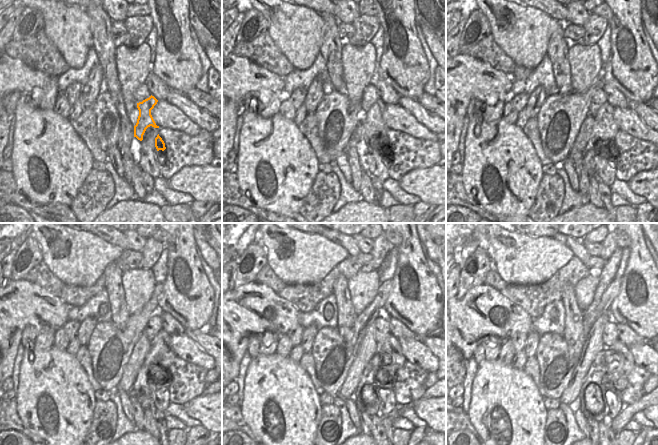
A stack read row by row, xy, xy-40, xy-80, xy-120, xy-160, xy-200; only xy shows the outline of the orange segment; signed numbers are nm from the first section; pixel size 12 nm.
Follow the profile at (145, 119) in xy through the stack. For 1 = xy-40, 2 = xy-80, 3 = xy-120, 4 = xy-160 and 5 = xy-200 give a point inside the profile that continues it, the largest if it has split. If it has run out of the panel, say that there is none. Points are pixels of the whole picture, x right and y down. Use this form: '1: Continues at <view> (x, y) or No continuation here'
1: Continues at xy-40 (373, 125)
2: Continues at xy-80 (605, 128)
3: Continues at xy-120 (161, 353)
4: Continues at xy-160 (391, 347)
5: Continues at xy-200 (619, 377).

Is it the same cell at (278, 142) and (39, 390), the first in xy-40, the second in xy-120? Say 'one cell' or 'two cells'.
one cell

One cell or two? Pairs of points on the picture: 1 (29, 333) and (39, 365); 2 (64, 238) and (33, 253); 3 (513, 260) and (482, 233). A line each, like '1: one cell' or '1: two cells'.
1: two cells
2: two cells
3: two cells

